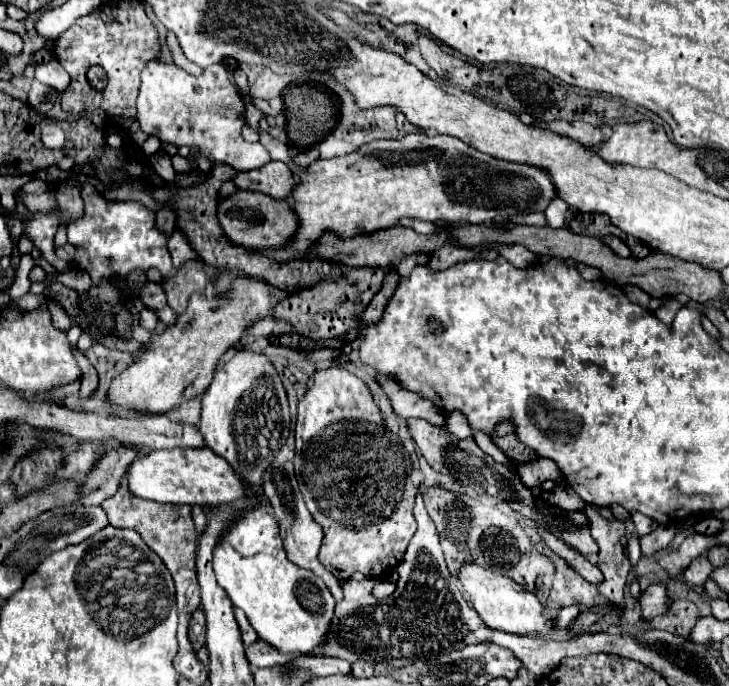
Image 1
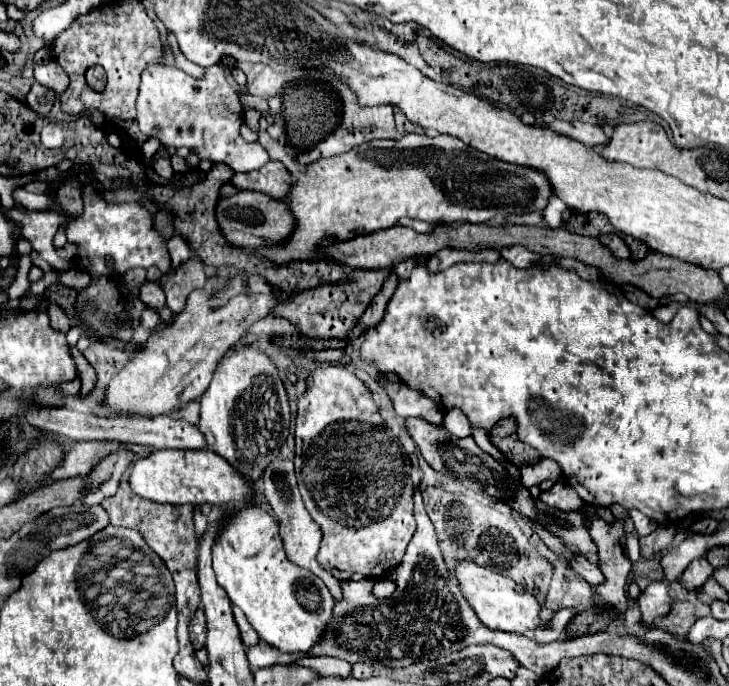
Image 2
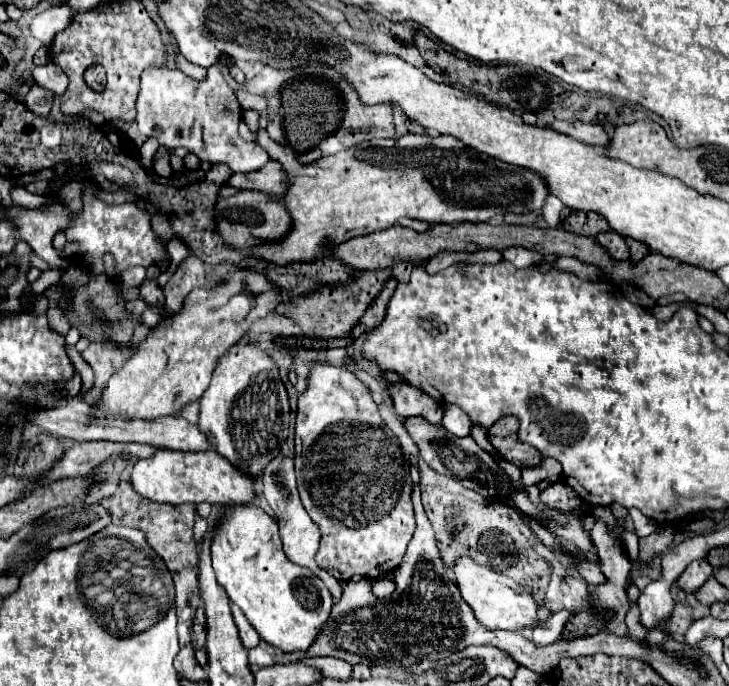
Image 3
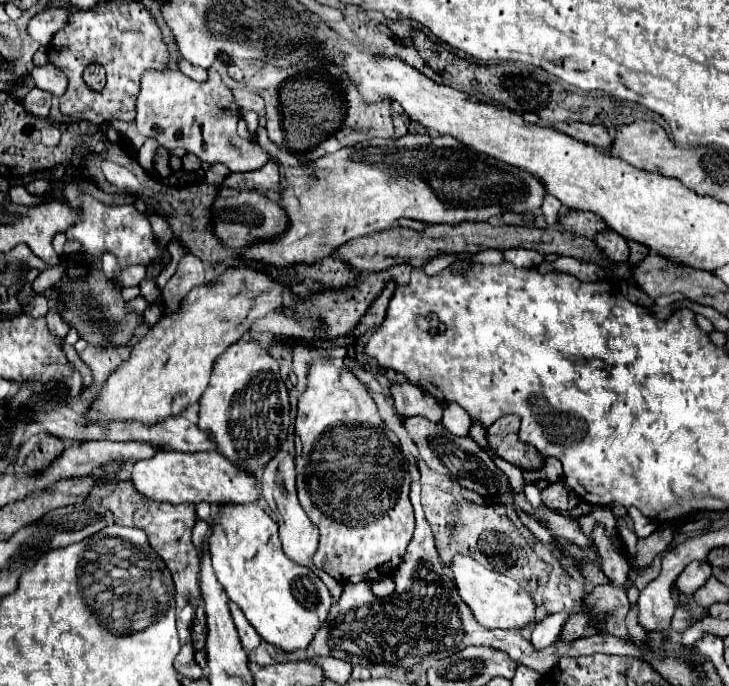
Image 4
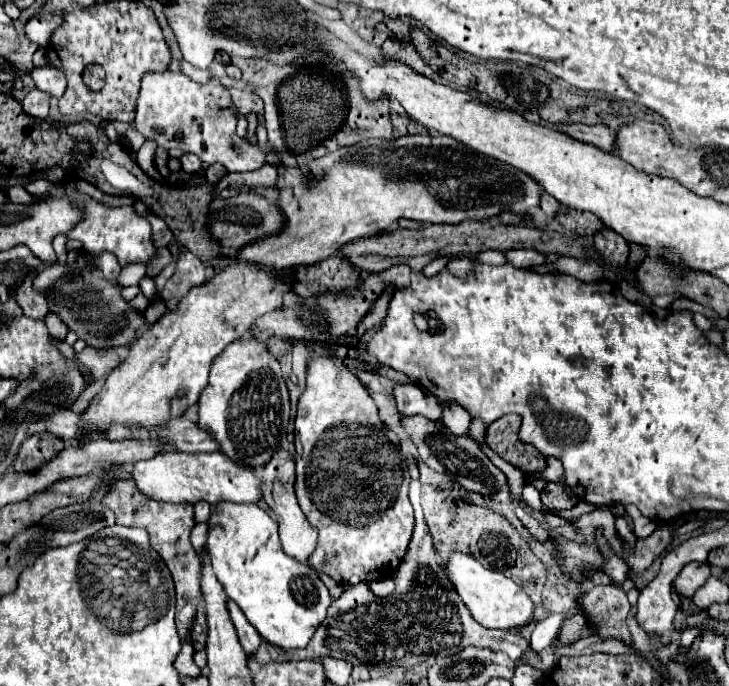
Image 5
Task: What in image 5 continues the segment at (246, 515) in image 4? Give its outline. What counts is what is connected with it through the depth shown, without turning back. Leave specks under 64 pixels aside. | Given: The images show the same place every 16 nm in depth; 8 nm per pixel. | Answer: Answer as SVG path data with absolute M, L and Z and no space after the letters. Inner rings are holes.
M220 502L208 524L208 554L228 598L244 610L248 622L266 642L278 644L282 650L306 648L316 626L324 622L332 598L312 568L284 554L276 520L256 504Z

